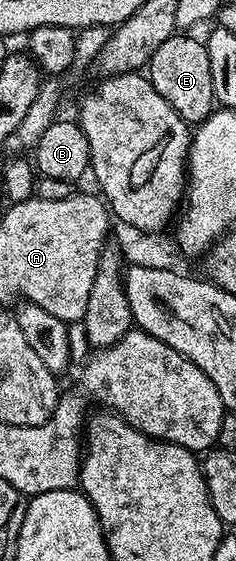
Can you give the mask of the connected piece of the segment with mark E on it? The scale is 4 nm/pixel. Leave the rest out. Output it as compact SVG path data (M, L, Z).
M174 33L158 49L154 49L152 60L149 61L146 68L147 78L152 80L154 89L162 96L184 118L185 123L189 125L199 125L213 110L214 100L212 97L212 82L210 81L210 57L208 56L207 46L196 39L191 39L191 34Z

